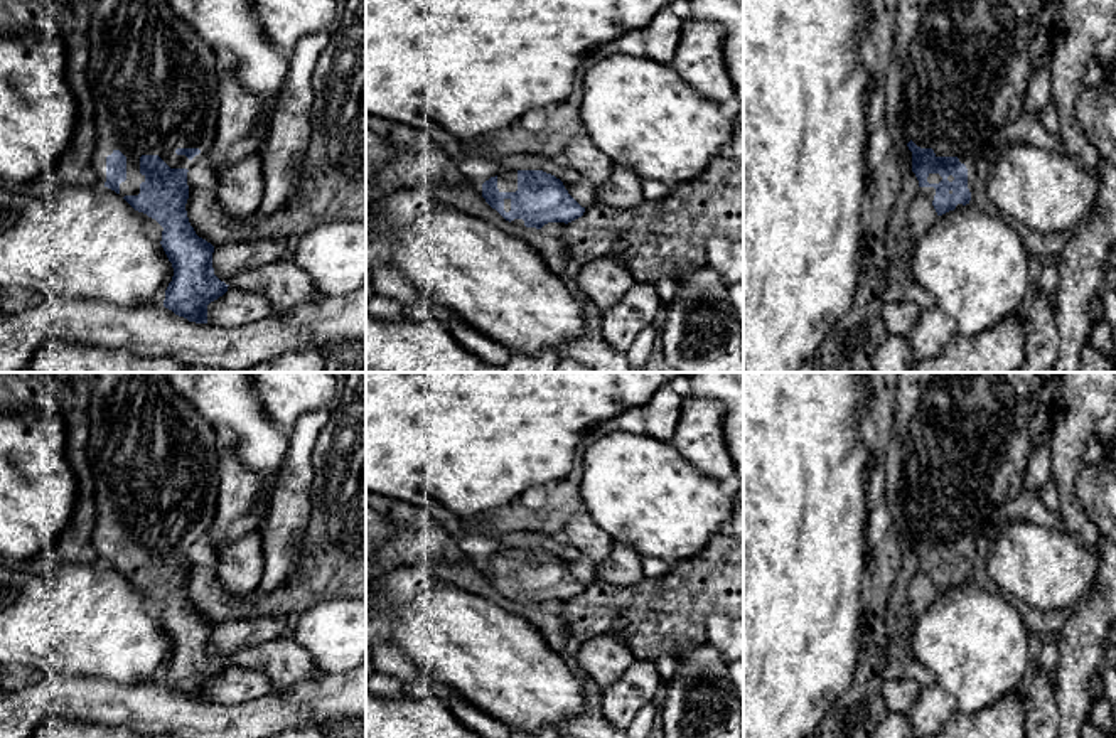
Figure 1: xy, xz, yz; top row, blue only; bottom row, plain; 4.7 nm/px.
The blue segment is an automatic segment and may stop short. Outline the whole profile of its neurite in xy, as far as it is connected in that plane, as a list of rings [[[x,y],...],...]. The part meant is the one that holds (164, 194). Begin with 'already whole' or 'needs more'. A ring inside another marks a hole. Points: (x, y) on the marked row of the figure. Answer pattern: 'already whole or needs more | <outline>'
needs more | [[[96,0],[84,34],[96,99],[94,175],[164,227],[160,244],[174,268],[164,307],[189,322],[207,324],[207,305],[229,285],[214,275],[214,246],[196,234],[185,204],[187,172],[206,162],[216,138],[216,54],[165,0]]]

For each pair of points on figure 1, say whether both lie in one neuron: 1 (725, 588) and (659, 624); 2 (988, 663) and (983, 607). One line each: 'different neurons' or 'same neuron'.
1: same neuron
2: same neuron

